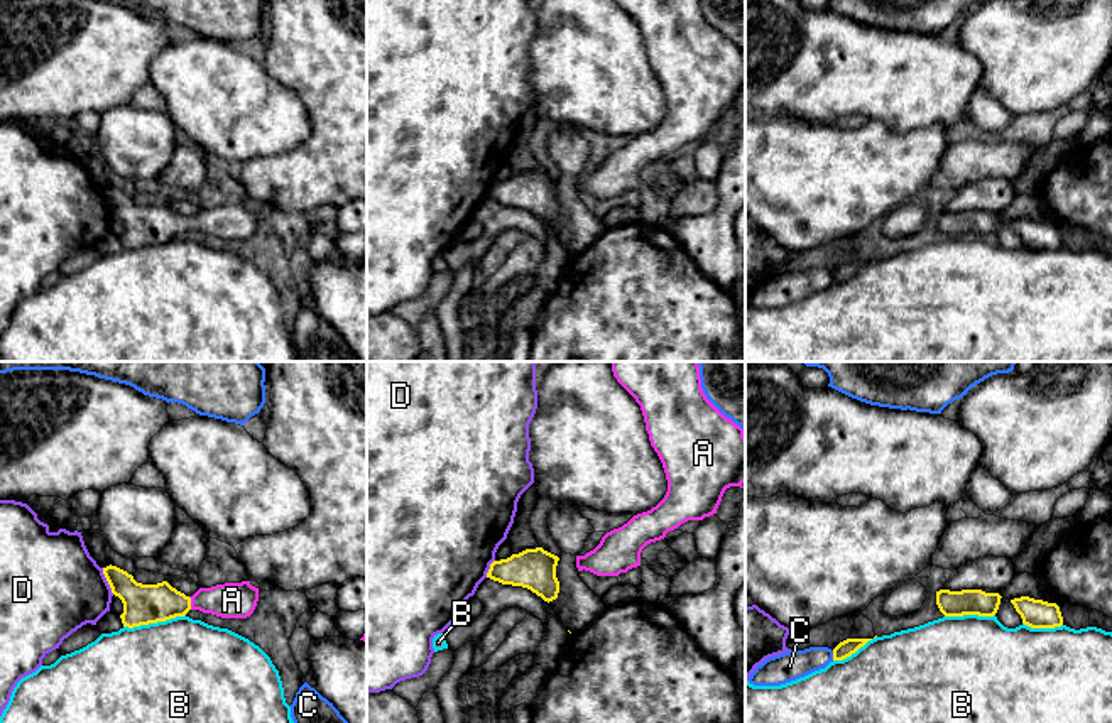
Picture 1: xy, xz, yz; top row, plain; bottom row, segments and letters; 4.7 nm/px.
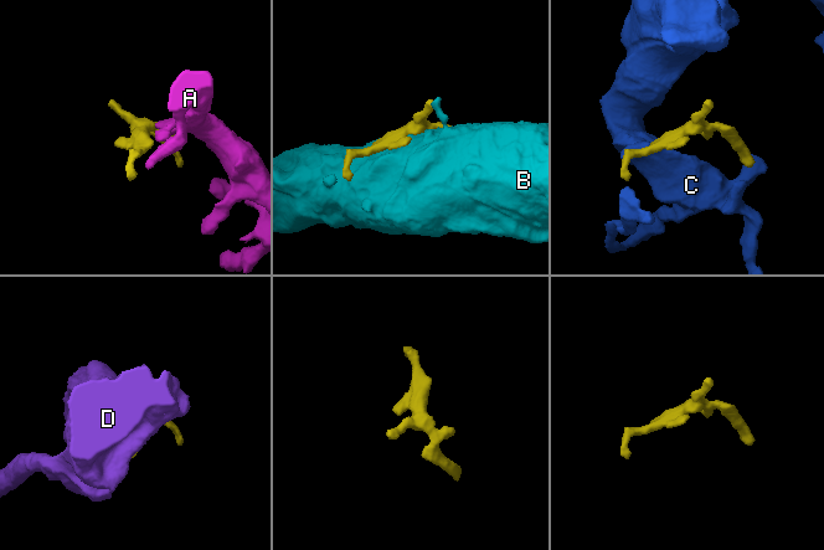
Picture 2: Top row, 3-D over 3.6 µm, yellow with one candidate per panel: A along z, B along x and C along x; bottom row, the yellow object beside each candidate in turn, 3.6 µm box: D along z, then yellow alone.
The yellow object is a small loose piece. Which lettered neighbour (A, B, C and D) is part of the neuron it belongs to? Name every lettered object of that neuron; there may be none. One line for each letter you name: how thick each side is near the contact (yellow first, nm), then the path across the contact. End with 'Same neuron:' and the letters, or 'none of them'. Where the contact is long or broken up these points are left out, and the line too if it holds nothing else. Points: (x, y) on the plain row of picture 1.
A: Thickness 190 nm (yellow) against 180 nm. Path across: xy (142, 225), (190, 225), (200, 222), (232, 222)
Same neuron: A

